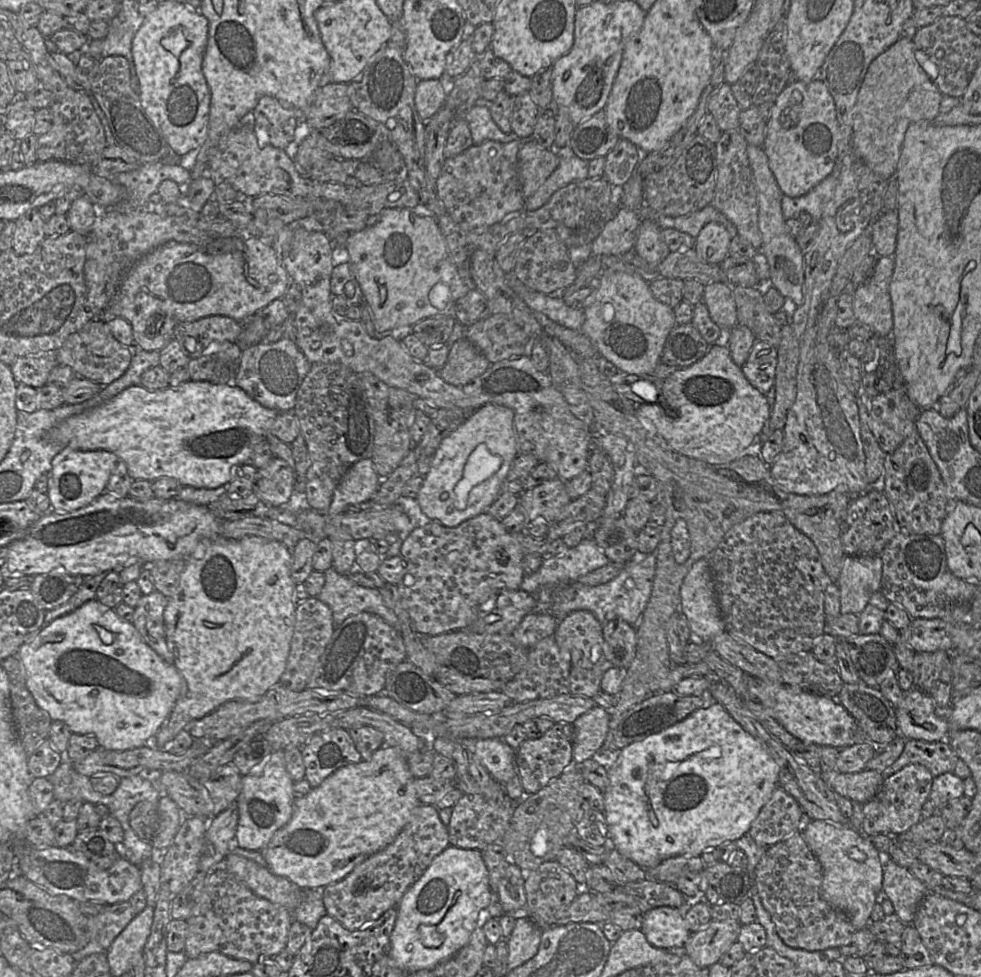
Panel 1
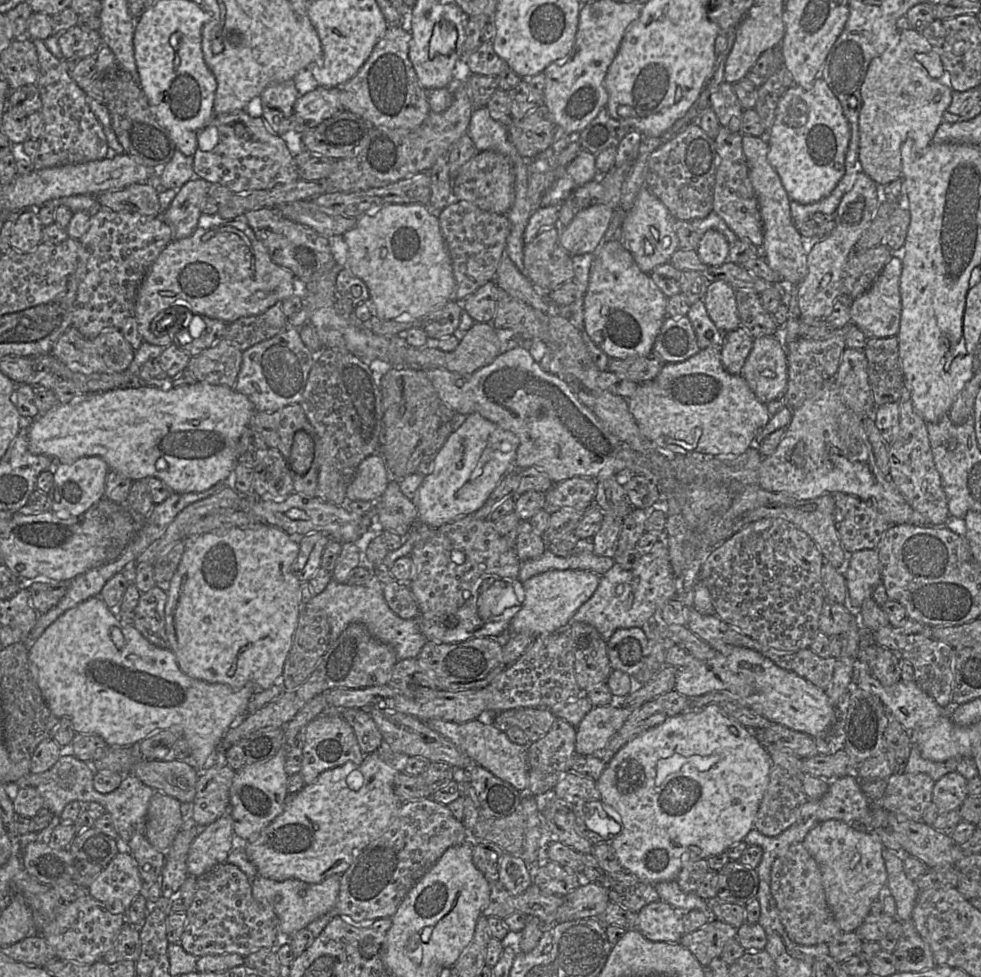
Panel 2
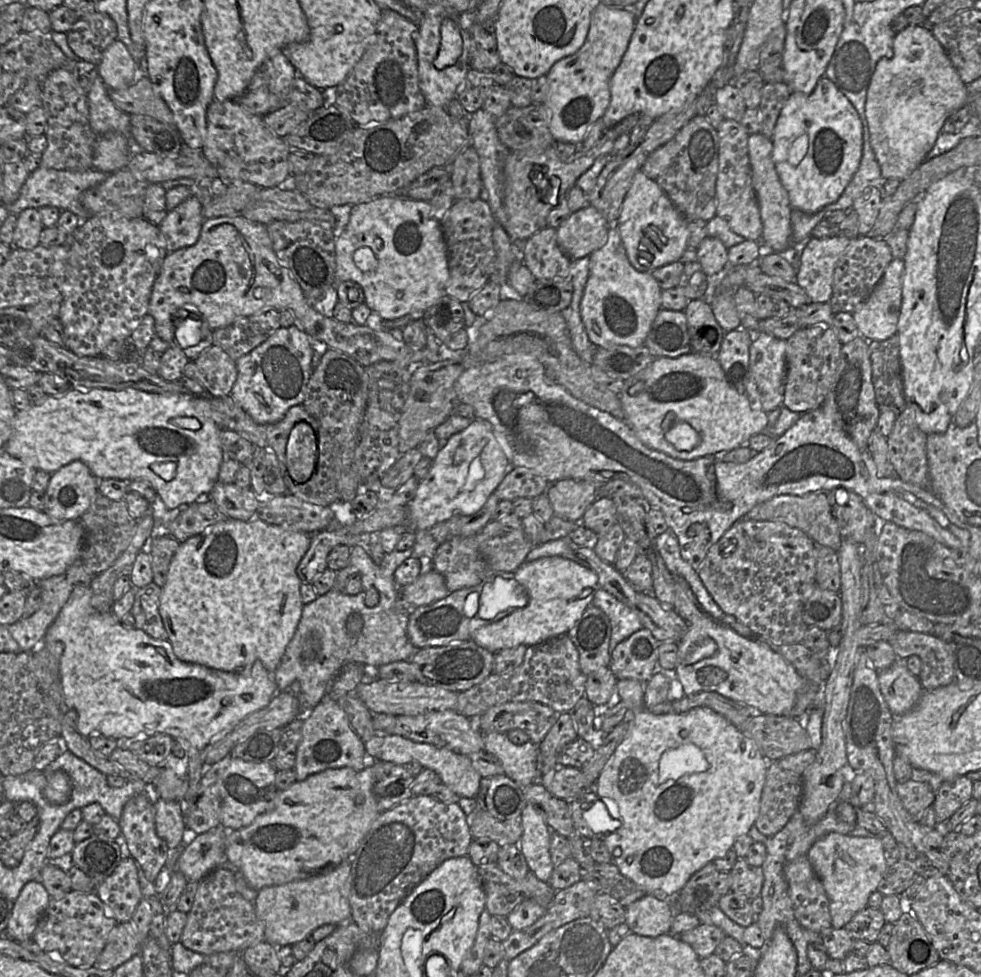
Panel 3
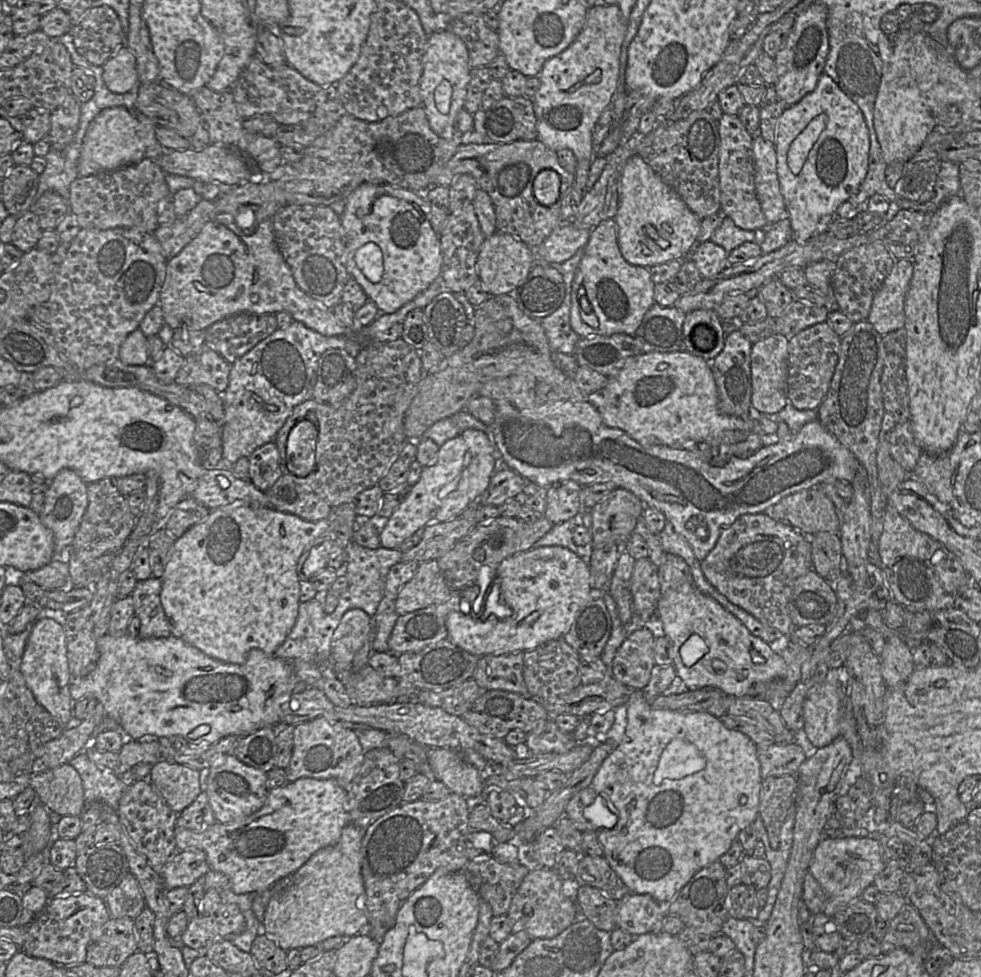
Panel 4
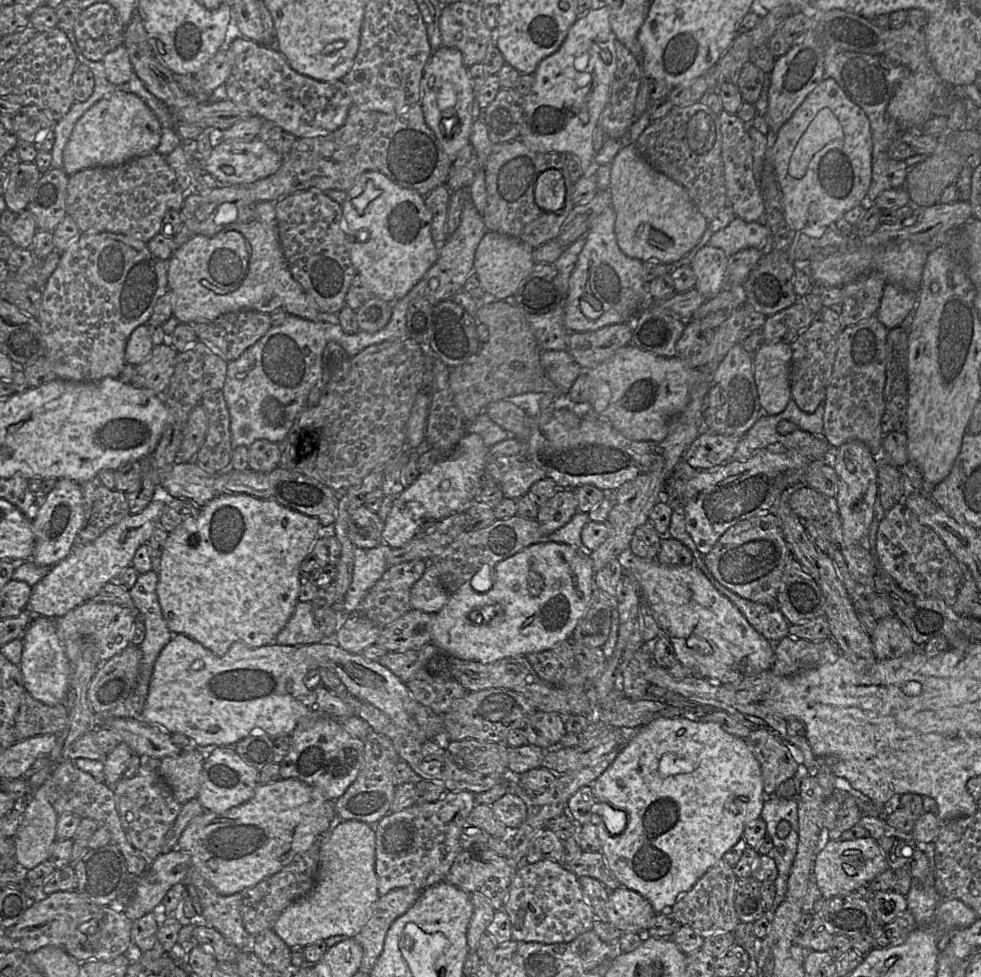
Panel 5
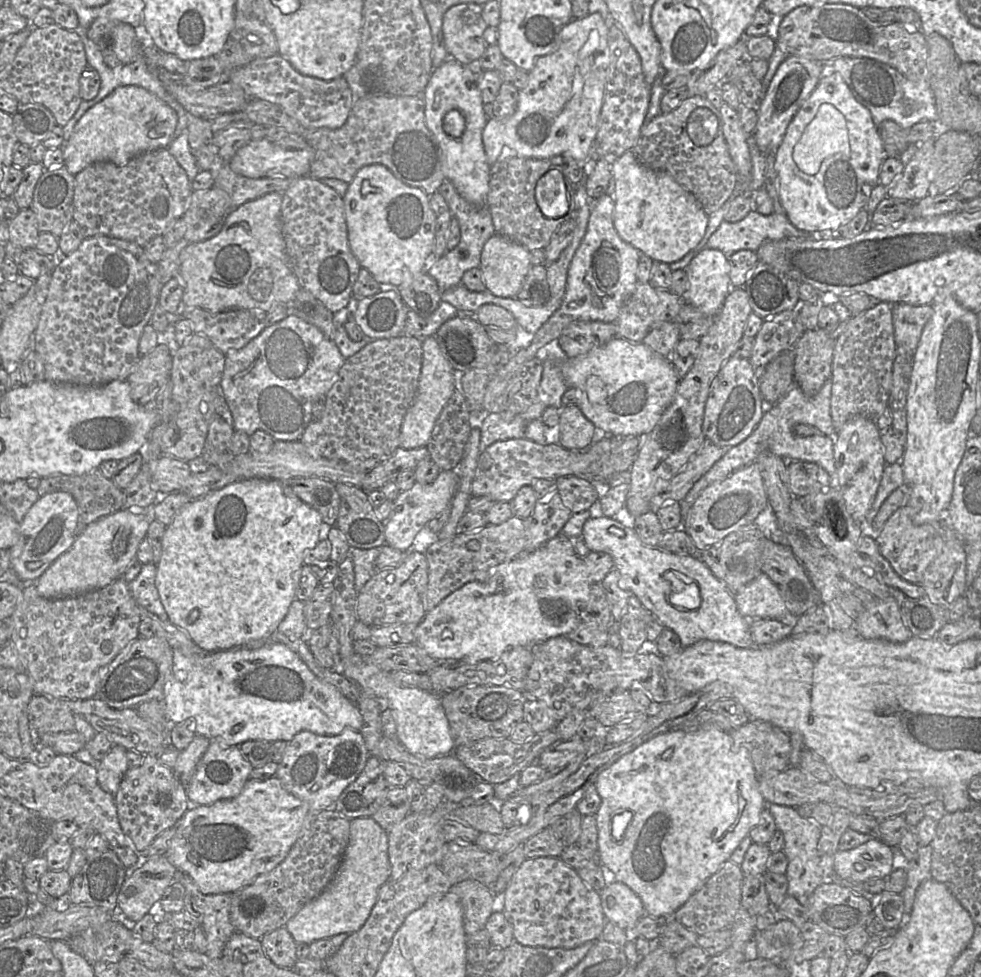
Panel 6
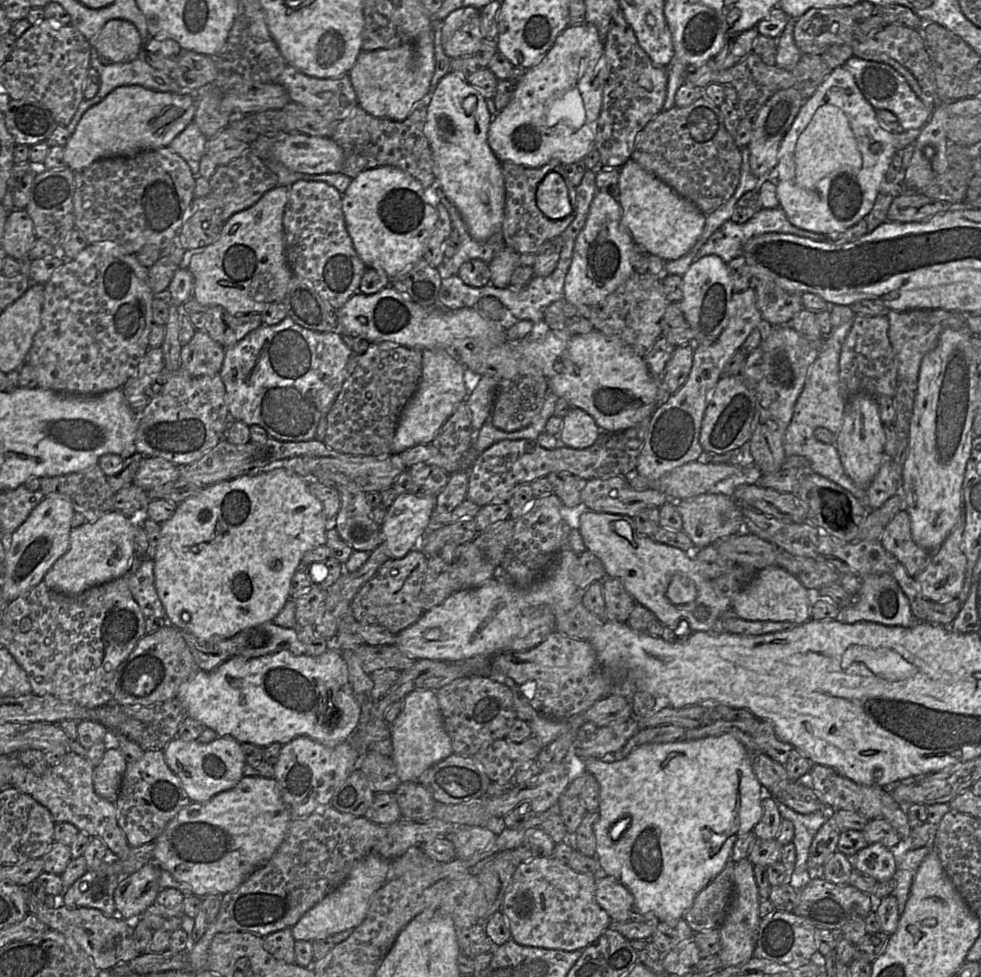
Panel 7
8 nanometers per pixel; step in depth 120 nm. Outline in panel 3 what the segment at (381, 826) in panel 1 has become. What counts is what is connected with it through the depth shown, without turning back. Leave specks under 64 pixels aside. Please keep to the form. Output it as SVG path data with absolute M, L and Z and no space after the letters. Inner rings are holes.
M374 765L361 771L349 767L329 768L310 775L304 781L296 781L288 789L277 792L270 811L258 815L246 827L228 831L226 859L241 870L248 886L256 891L330 873L343 861L352 858L380 814L373 795L373 785Z

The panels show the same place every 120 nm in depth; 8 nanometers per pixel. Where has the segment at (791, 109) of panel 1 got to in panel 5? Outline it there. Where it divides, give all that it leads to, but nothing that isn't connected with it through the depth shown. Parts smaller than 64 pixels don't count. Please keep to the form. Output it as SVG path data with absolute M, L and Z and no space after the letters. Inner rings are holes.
M824 77L820 84L806 96L791 118L778 130L774 145L774 168L782 191L782 205L790 227L808 236L821 236L826 227L834 227L834 223L844 213L860 205L867 195L872 179L872 150L870 122L867 115L847 96L835 79ZM826 107L830 108L839 120L843 137L829 142L818 151L812 157L804 177L797 179L788 171L792 153L817 113Z

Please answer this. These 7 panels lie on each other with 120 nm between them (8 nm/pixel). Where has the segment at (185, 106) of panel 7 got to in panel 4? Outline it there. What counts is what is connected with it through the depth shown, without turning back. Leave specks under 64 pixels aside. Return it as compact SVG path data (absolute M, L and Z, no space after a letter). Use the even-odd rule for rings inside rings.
M124 107L102 110L88 125L85 133L77 171L79 177L103 172L113 172L145 158L145 144L140 137L140 124Z

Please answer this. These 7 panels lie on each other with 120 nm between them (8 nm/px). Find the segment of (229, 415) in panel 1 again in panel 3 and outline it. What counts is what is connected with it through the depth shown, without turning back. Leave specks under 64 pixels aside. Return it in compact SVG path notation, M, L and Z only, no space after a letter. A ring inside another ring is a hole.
M132 387L112 390L104 388L92 388L90 390L79 390L70 388L61 396L50 396L39 405L31 405L28 409L16 411L13 430L10 438L4 445L4 449L13 457L25 462L27 465L36 469L44 470L50 474L56 472L61 467L75 460L83 461L91 470L93 475L101 480L107 478L119 479L130 482L137 479L149 481L158 494L158 504L164 509L172 510L182 508L198 501L199 498L209 494L215 483L218 481L220 466L224 460L224 451L221 443L221 428L211 417L211 404L208 395L196 396L190 392L184 393L154 393L147 392ZM160 462L174 462L176 465L175 476L166 480L153 471L152 465Z

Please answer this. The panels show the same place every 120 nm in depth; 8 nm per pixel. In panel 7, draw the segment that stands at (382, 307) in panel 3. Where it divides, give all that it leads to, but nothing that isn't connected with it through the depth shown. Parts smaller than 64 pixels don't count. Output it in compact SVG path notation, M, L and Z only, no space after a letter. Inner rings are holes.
M393 166L369 169L354 178L342 195L342 211L347 232L360 259L367 268L382 271L390 279L423 258L425 245L439 218L436 208L427 202L422 184L409 173Z

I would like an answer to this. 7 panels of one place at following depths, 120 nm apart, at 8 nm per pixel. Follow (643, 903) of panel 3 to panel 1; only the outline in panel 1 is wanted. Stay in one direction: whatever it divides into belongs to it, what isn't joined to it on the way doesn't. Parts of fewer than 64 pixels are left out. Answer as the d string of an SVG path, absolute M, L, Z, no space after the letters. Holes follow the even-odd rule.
M667 906L645 912L641 931L649 944L665 950L683 950L691 935L682 911Z

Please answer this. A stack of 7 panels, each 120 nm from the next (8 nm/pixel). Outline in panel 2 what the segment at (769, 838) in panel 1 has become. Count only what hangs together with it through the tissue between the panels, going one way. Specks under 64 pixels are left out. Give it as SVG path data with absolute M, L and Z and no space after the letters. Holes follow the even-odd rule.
M772 764L754 828L768 837L781 834L796 822L806 801L801 781Z

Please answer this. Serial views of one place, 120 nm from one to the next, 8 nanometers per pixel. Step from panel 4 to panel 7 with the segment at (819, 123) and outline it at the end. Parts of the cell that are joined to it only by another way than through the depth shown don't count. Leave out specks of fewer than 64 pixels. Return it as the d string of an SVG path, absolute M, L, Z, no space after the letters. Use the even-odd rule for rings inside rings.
M823 104L816 110L796 142L795 163L797 184L806 189L815 188L818 181L841 167L861 168L861 154L848 118L840 108Z

